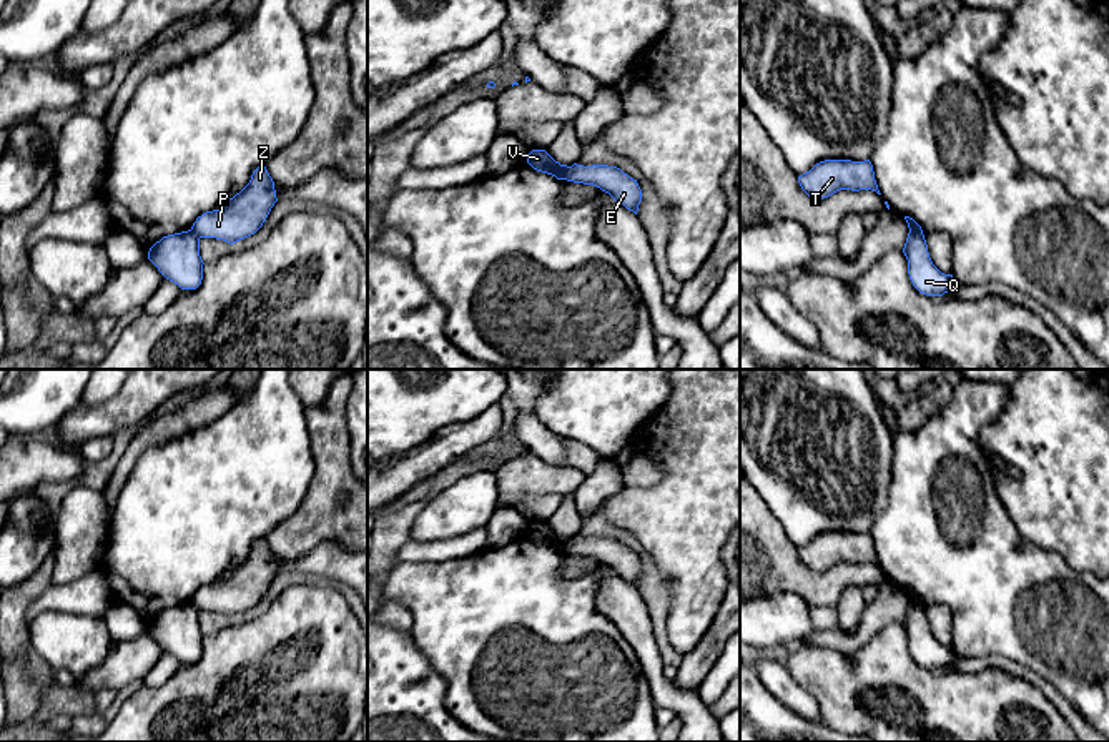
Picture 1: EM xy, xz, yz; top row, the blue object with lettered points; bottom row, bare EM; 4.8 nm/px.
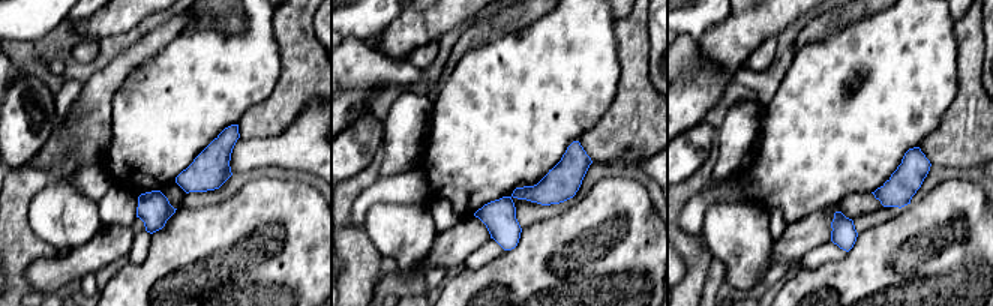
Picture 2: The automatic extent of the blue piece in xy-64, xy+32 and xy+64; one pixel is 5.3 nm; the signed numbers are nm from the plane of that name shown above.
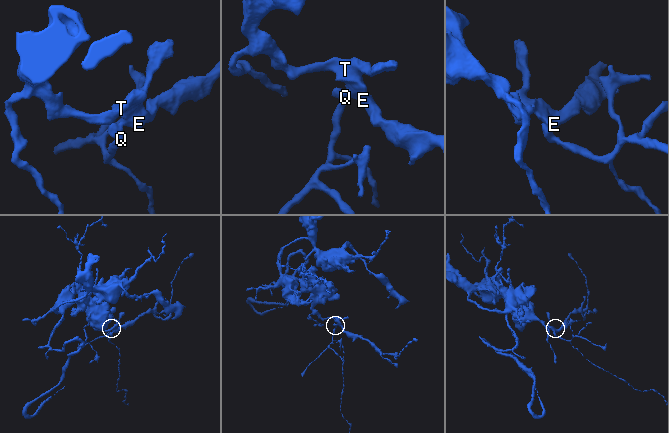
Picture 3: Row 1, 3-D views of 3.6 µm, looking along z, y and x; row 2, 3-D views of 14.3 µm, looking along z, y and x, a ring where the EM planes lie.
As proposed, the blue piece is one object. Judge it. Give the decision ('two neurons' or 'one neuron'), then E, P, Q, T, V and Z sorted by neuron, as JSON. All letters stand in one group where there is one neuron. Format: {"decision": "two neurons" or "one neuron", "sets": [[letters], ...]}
{"decision": "two neurons", "sets": [["E", "P", "T", "Z"], ["Q", "V"]]}

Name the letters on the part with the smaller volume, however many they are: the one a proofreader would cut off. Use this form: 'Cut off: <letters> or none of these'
Cut off: Q, V

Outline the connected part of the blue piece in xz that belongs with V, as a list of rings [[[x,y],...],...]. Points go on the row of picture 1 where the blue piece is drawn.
[[[532,150],[527,156],[527,163],[542,173],[552,175],[557,180],[567,180],[567,165],[555,161],[545,150]]]

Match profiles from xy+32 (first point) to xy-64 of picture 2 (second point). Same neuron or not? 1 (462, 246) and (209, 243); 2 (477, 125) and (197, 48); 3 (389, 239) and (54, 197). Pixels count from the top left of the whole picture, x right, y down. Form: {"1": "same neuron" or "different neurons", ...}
{"1": "different neurons", "2": "same neuron", "3": "same neuron"}

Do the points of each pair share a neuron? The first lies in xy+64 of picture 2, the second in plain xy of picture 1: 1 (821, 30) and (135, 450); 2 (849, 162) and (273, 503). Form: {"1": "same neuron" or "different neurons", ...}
{"1": "same neuron", "2": "same neuron"}

